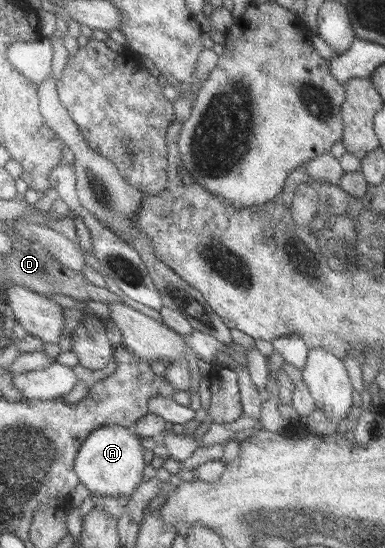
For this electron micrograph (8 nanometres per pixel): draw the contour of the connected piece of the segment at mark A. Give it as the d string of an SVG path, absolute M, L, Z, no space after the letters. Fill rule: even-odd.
M107 425L93 431L83 443L76 456L75 472L79 475L81 484L93 495L130 497L145 481L146 464L146 449L133 429Z

